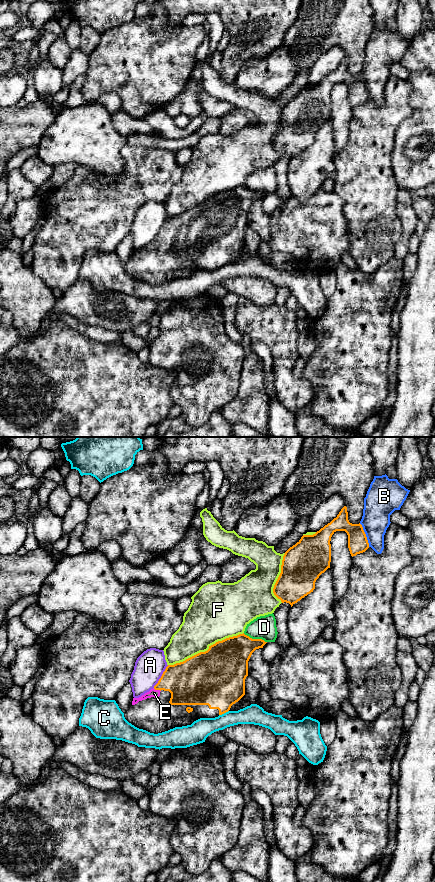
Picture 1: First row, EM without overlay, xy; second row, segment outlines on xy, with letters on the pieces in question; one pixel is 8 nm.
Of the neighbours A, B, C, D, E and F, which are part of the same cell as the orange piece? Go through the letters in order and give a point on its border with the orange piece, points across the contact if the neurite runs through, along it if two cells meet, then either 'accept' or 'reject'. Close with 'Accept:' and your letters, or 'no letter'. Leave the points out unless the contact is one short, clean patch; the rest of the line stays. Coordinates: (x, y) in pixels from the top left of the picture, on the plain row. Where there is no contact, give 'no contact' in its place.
A: meets orange in xy at (161, 228); reject
B: meets orange in xy at (365, 87); reject
C: meets orange in xy at (223, 265); reject
D: meets orange in xy at (255, 191); reject
E: meets orange in xy at (157, 241); runs through xy (187, 233), (169, 233), (157, 241), (154, 245); accept
F: meets orange in xy at (205, 203); reject
Accept: E

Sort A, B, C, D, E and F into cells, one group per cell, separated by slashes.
A / B / C / D / E / F

